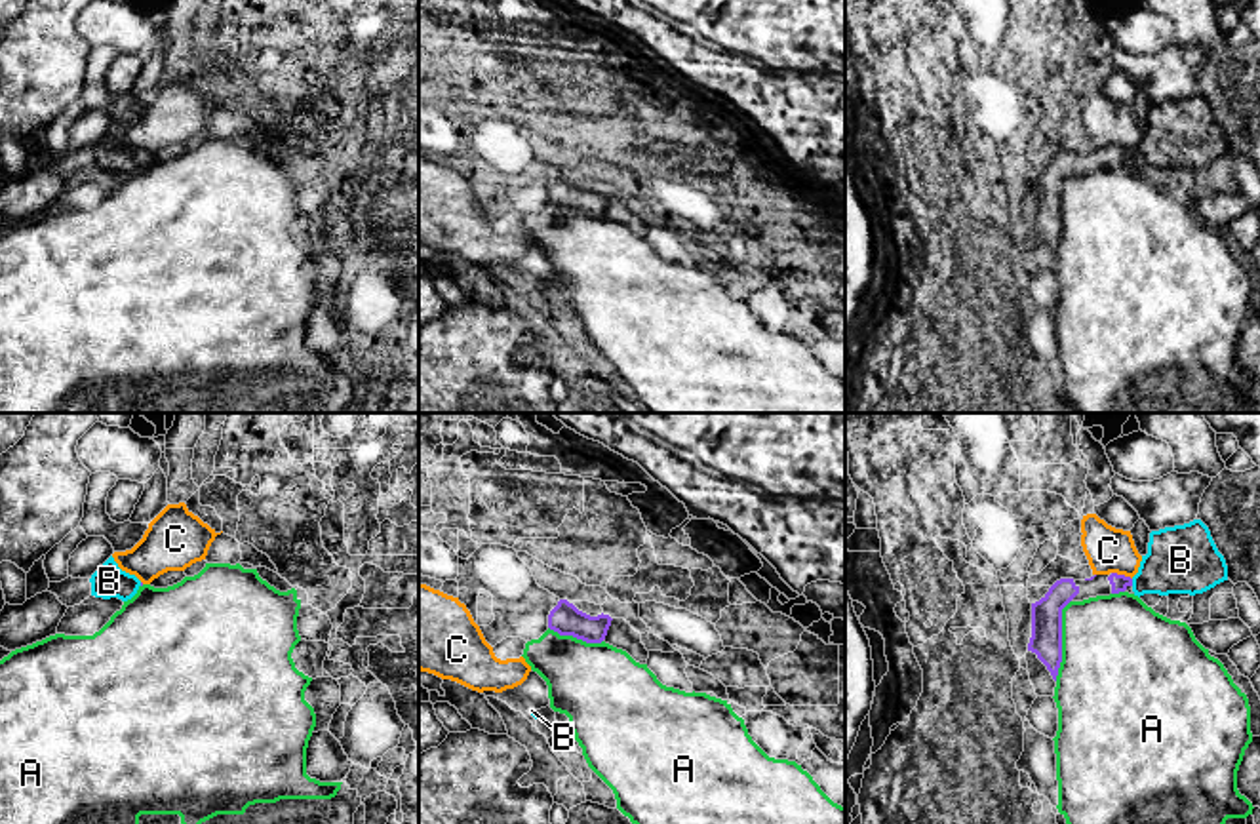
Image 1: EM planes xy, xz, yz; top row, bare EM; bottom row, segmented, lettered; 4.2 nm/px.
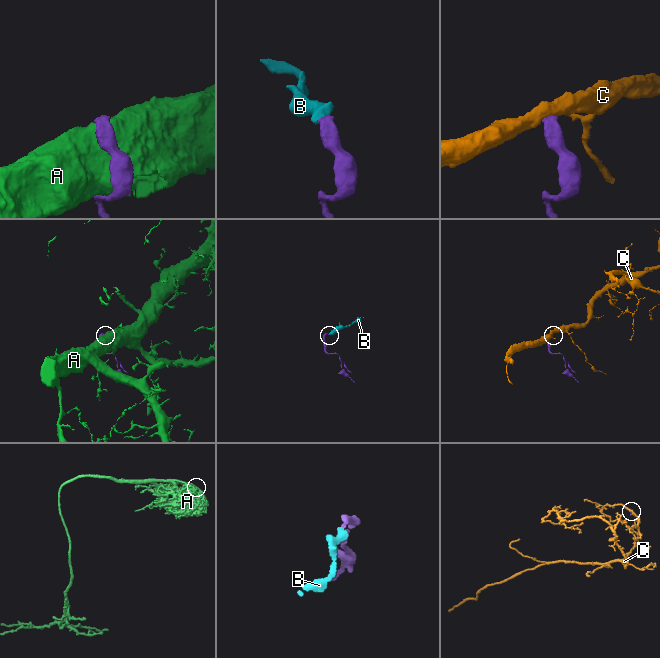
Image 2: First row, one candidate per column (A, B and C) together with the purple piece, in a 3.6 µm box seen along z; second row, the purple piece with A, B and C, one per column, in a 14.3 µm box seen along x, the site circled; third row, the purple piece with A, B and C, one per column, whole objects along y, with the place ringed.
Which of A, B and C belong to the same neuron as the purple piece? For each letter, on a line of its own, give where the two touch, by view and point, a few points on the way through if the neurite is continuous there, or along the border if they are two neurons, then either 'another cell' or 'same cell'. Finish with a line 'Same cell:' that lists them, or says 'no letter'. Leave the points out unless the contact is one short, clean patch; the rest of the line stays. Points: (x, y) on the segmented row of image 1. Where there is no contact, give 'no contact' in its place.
A: yz (1061, 640) | another cell
B: yz (1131, 583) | across yz (1120, 583), (1131, 583), (1148, 581), (1181, 560) | same cell
C: yz (1122, 575) | along yz (1112, 571), (1131, 579) | another cell
Same cell: B

